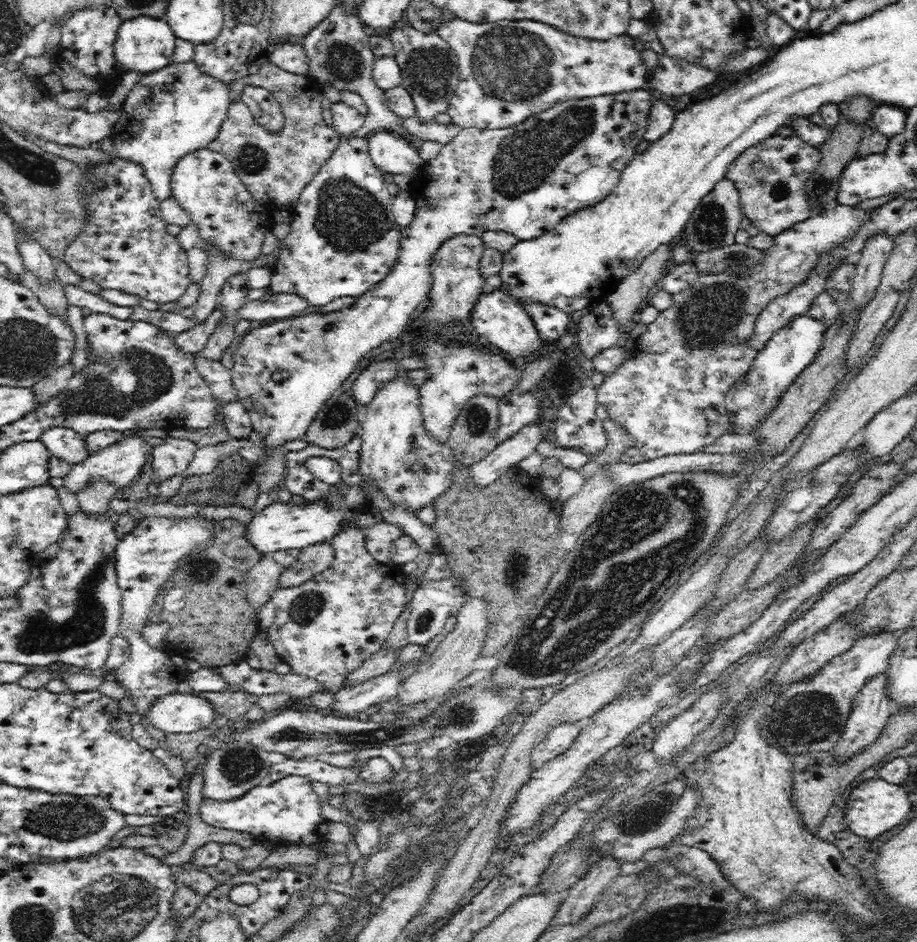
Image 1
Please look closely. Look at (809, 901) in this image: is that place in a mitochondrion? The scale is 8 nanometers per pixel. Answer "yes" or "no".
no

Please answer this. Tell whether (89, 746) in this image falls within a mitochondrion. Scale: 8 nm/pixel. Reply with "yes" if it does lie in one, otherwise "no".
no

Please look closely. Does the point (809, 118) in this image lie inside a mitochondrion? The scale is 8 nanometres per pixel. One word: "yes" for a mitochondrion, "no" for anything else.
no

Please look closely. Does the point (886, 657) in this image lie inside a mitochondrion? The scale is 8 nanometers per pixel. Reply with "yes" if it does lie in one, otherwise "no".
no

